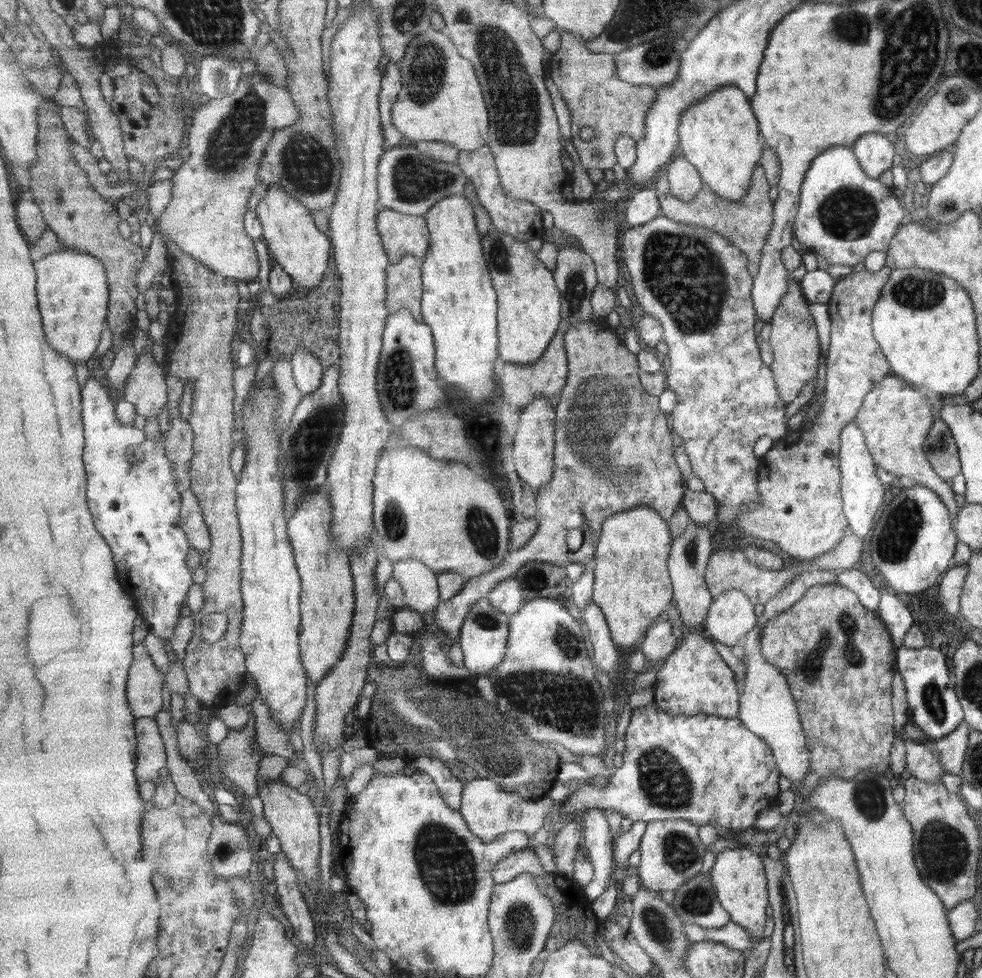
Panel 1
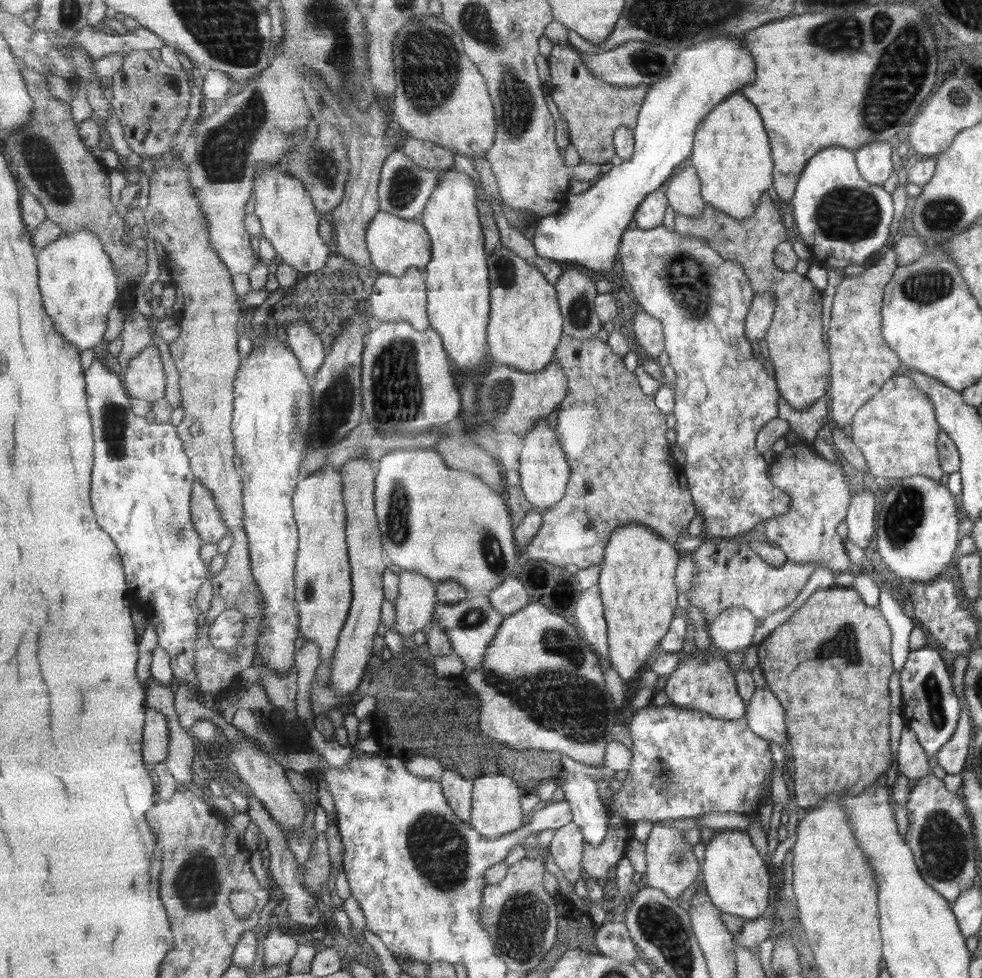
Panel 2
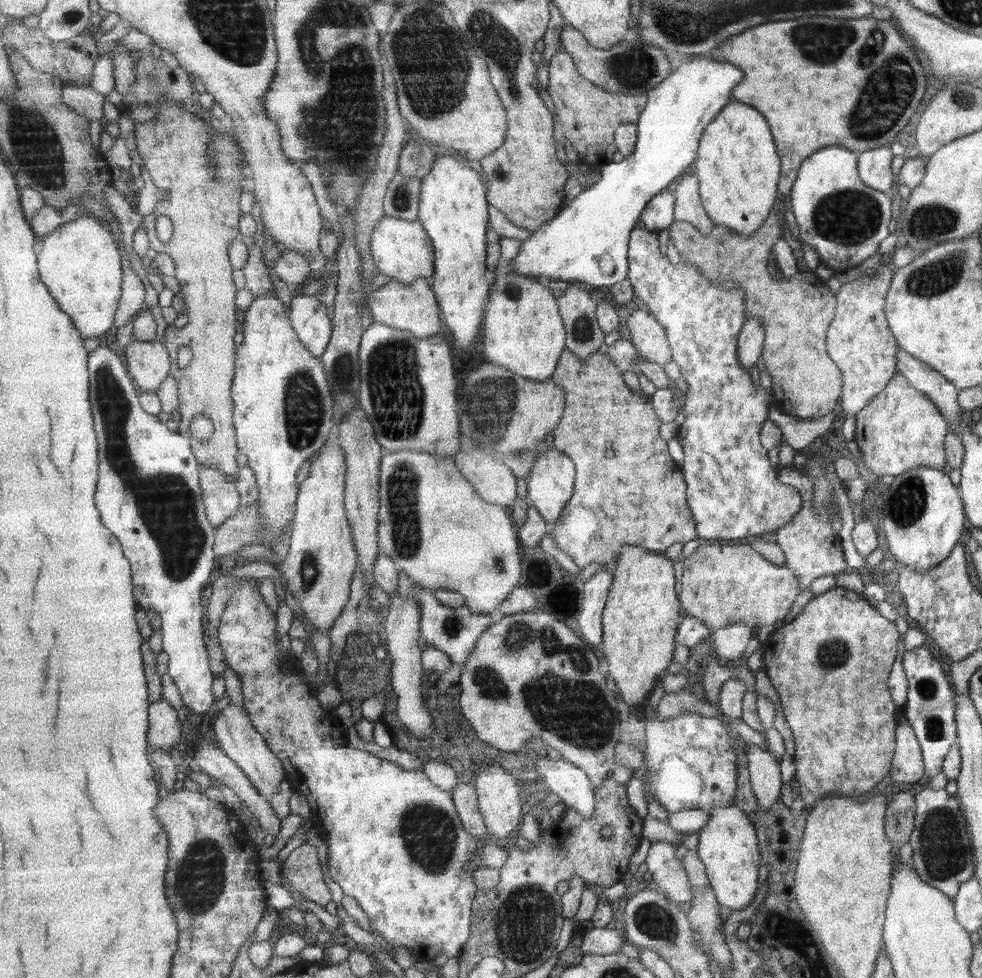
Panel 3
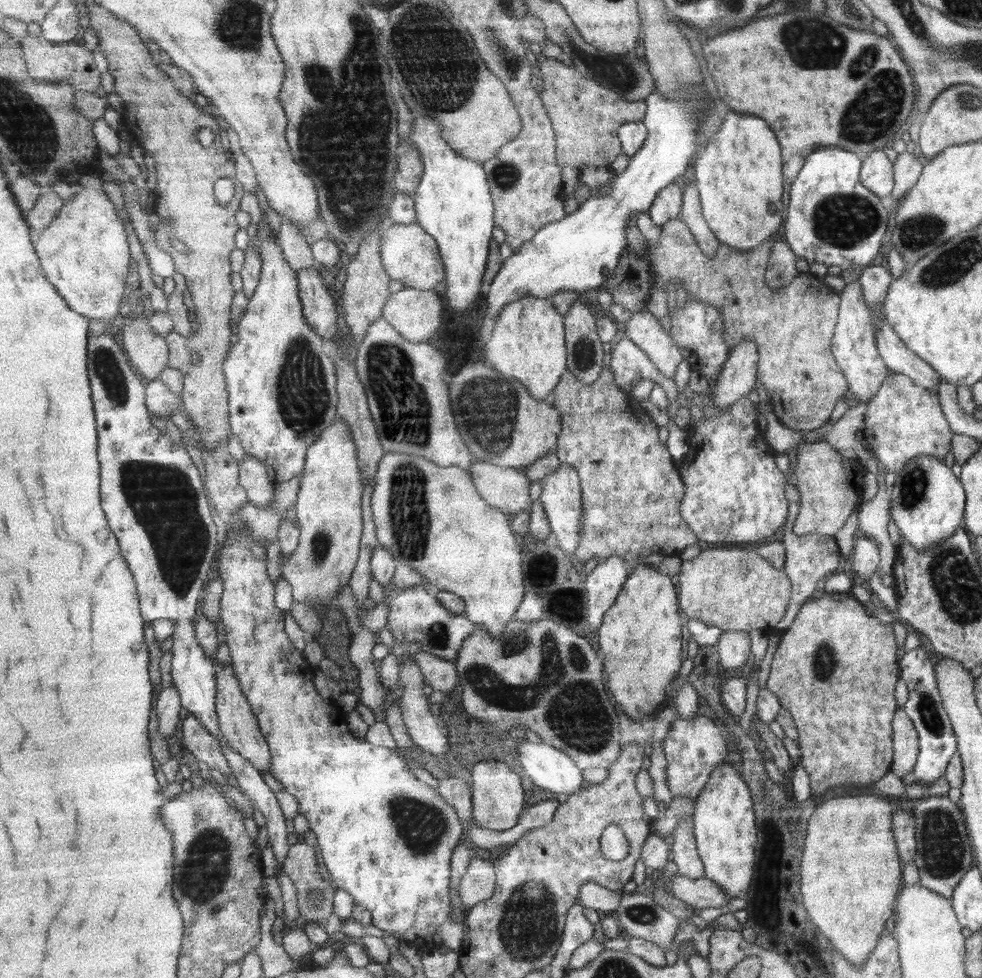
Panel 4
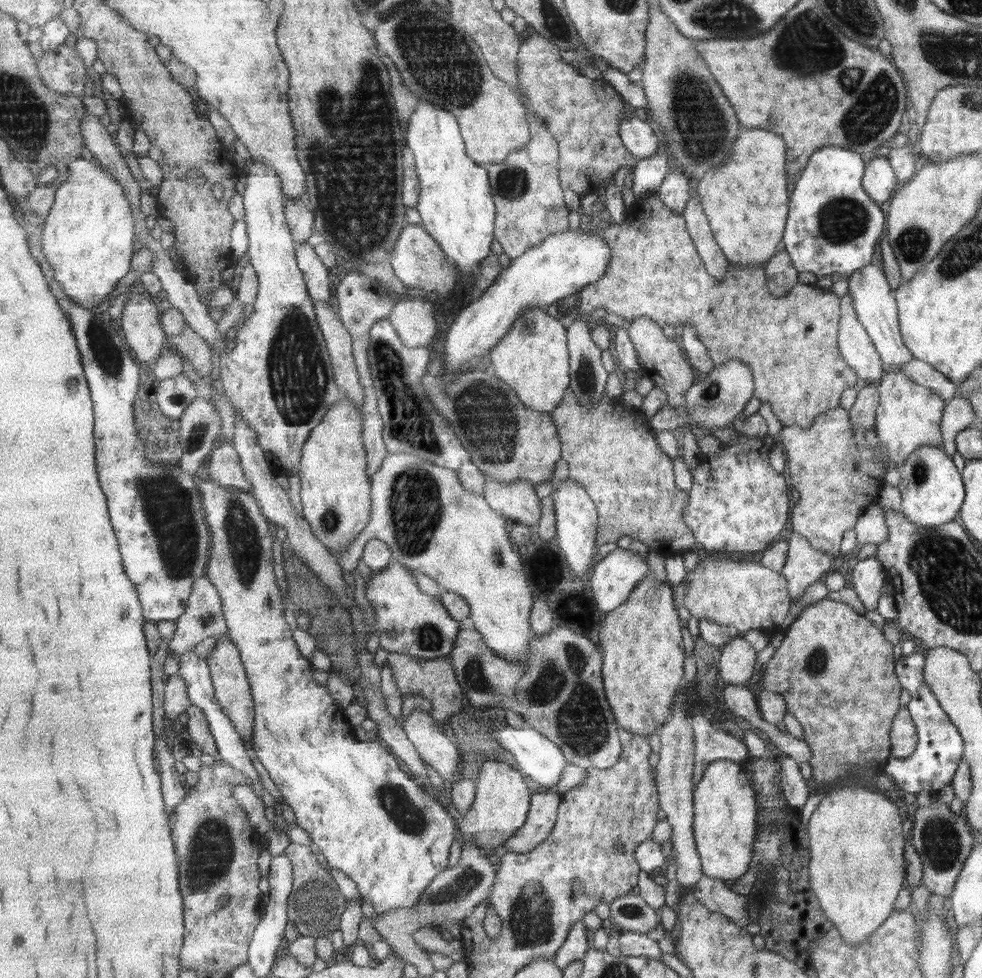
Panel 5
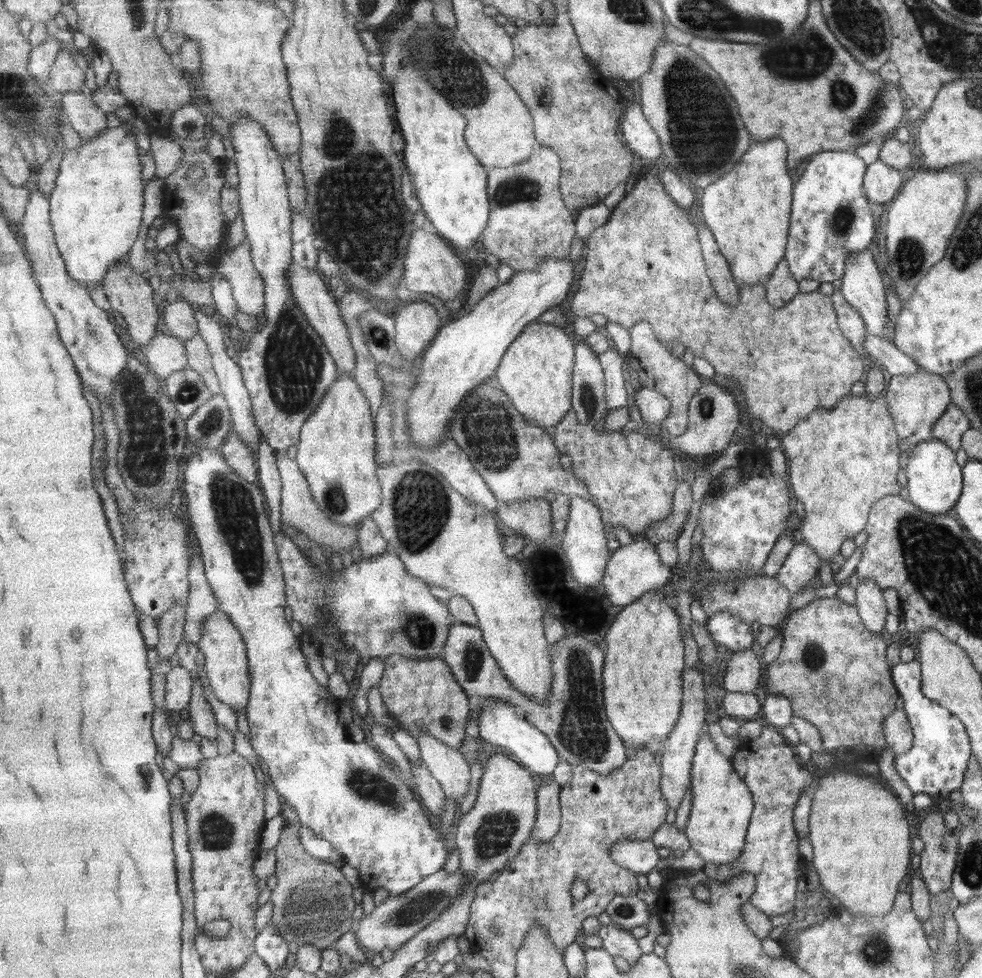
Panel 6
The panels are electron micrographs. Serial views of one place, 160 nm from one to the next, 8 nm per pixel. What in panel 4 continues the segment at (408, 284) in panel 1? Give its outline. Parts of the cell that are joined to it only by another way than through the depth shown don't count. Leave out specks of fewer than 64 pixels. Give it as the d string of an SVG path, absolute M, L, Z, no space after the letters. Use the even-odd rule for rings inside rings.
M405 287L387 299L383 318L411 342L429 342L441 326L443 302L434 290Z

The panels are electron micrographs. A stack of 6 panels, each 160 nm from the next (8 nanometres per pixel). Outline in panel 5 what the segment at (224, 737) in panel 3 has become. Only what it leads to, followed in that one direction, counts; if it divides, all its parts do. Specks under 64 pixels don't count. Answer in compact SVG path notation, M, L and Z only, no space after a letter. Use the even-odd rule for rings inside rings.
M230 637L218 638L207 662L211 667L218 702L224 708L225 714L229 716L229 720L233 722L237 734L240 734L245 744L252 748L252 740L256 733L256 706L239 647Z

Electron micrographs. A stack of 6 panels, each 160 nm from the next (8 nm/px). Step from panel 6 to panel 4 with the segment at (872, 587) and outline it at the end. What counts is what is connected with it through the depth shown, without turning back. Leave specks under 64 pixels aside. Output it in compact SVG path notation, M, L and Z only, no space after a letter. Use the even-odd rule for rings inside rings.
M858 533L848 560L852 563L851 570L855 581L865 585L878 567L878 548L875 547L874 541Z

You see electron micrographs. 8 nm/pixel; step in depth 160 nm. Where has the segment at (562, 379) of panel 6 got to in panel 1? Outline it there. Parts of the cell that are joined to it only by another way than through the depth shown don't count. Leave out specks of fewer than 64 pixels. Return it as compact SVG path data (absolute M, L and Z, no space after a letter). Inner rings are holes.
M494 225L490 227L489 235L481 236L484 254L492 281L498 294L498 331L500 334L501 363L515 362L529 365L544 356L548 346L552 344L553 337L563 325L562 294L556 285L554 271L549 270L538 254L529 248L526 241L519 241L515 237L505 234Z

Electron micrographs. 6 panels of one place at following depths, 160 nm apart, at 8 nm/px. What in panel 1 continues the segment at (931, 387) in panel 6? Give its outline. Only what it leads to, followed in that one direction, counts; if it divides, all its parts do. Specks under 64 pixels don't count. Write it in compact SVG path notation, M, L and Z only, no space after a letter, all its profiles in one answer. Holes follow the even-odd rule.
M893 374L884 376L864 396L861 406L852 422L862 432L866 449L871 454L873 465L893 474L895 477L907 476L911 482L932 490L945 505L951 519L956 517L957 504L953 491L935 474L925 460L924 440L931 428L930 396L919 389L910 387Z

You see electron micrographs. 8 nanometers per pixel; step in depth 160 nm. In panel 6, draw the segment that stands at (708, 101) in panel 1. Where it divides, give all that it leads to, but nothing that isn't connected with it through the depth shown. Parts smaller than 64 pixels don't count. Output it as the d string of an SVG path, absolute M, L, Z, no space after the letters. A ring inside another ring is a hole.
M777 138L767 142L753 142L753 146L749 146L749 154L741 158L741 166L731 170L731 174L733 176L719 178L702 190L697 203L698 211L701 212L702 223L712 232L720 253L727 260L736 286L764 284L777 263L784 258L787 241L793 184L785 168L785 144Z

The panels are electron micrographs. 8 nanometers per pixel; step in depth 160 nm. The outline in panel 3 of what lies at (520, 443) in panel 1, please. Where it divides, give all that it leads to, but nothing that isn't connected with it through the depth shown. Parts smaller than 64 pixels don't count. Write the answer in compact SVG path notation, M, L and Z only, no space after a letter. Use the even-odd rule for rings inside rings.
M554 446L539 450L539 459L537 459L534 470L528 477L528 500L531 506L535 507L548 522L549 526L558 524L558 520L564 514L566 506L572 500L574 491L576 490L576 464L565 455L561 450L557 450Z

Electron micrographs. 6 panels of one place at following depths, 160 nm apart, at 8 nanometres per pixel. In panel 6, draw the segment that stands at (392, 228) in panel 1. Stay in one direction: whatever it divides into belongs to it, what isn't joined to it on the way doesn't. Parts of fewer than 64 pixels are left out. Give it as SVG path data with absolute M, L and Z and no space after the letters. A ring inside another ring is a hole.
M432 229L417 230L409 244L403 285L413 293L428 292L442 301L455 300L459 292L463 292L463 288L467 286L467 266L453 250L454 248L445 244L441 236Z

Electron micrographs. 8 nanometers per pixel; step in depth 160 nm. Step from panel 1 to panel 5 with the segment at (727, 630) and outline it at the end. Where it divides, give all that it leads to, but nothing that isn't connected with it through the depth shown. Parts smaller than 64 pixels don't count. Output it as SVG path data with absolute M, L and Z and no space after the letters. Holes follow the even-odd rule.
M737 636L720 647L719 652L716 669L723 683L744 686L757 665L753 647L742 636Z

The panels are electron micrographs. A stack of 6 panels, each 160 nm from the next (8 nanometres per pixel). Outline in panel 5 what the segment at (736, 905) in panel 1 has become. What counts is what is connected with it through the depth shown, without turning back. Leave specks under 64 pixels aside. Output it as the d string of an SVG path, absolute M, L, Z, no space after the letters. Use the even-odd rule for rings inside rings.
M725 761L725 764L710 762L694 787L692 800L692 835L702 874L723 882L743 876L748 869L756 835L754 793L743 770L733 761Z

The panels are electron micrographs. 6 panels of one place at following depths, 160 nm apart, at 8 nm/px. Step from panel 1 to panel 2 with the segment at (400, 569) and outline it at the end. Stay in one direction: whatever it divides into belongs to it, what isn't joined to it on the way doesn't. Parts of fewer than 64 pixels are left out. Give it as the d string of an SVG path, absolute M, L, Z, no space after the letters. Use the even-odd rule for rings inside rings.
M401 569L400 593L397 603L396 631L403 637L413 639L413 634L432 622L439 602L437 582L419 574Z

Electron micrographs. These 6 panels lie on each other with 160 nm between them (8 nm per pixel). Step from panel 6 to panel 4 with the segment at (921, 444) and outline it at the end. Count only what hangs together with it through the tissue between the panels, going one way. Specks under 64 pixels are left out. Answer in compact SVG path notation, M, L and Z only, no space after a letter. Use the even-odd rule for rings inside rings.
M917 456L903 465L890 488L889 502L889 515L898 534L918 551L945 540L964 517L964 490L959 479L933 456Z

